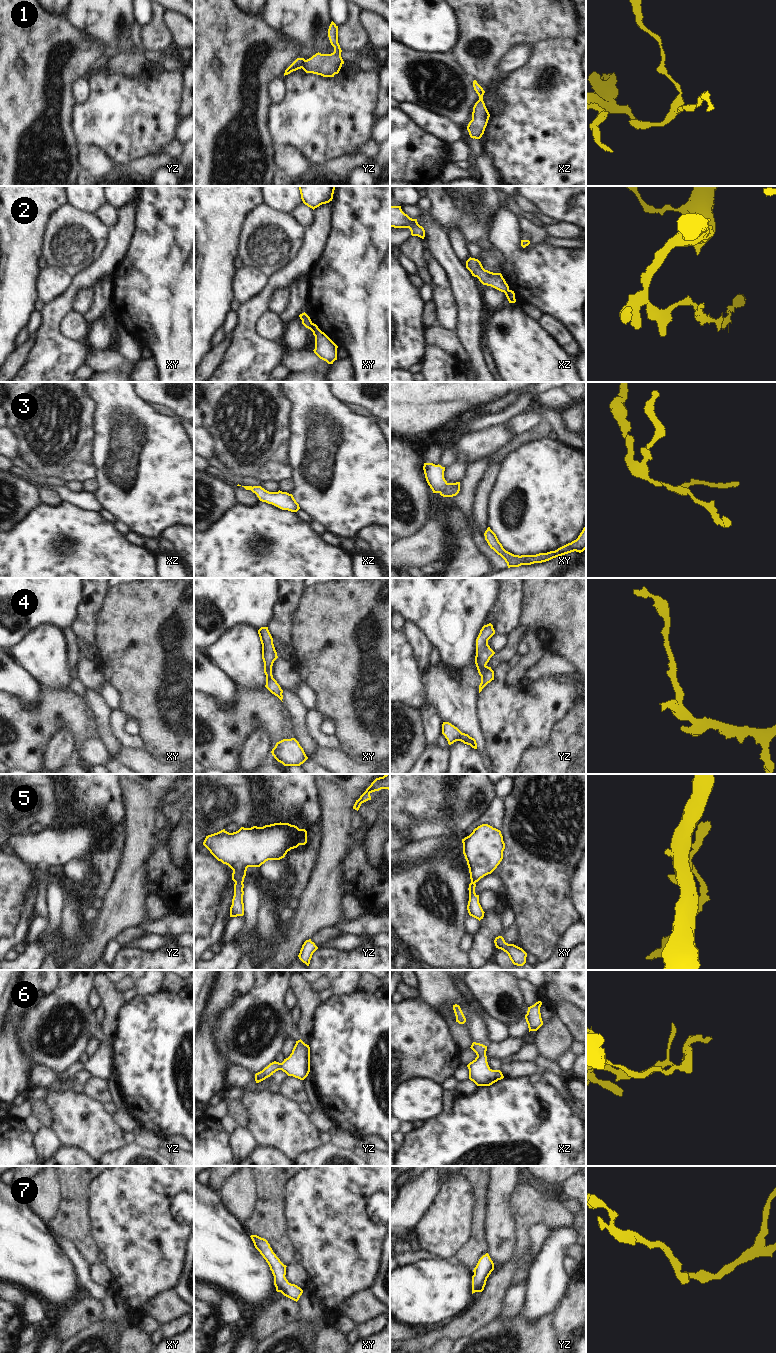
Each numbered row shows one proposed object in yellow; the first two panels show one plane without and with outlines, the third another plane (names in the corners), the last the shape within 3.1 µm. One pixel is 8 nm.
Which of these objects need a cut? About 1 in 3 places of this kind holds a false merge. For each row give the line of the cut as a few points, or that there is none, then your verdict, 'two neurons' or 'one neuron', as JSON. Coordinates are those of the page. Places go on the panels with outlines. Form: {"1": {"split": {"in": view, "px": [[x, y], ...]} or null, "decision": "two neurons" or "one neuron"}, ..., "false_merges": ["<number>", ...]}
{"1": {"split": {"in": "yz", "px": [[306, 60], [301, 67]]}, "decision": "two neurons"}, "2": {"split": {"in": "xy", "px": [[312, 323], [310, 329]]}, "decision": "two neurons"}, "3": {"split": null, "decision": "one neuron"}, "4": {"split": null, "decision": "one neuron"}, "5": {"split": null, "decision": "one neuron"}, "6": {"split": null, "decision": "one neuron"}, "7": {"split": null, "decision": "one neuron"}, "false_merges": ["1", "2"]}

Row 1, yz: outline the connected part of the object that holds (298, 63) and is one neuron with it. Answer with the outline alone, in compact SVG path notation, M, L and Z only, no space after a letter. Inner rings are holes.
M297 58L297 59L285 70L284 76L290 74L290 73L293 72L293 71L296 71L296 70L298 70L298 69L301 69L305 61L306 61L306 60L305 60L304 58Z

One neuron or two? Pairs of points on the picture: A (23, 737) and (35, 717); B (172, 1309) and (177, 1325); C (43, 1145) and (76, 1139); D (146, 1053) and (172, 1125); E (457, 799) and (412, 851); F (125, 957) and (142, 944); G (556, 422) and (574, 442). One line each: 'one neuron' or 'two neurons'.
A: one neuron
B: two neurons
C: two neurons
D: one neuron
E: one neuron
F: two neurons
G: one neuron

